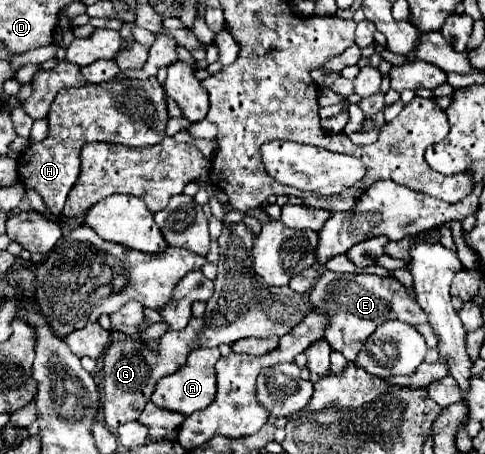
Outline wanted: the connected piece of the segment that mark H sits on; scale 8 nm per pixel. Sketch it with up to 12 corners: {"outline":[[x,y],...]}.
{"outline":[[114,77],[60,89],[18,157],[54,215],[90,141],[156,145],[164,89]]}

